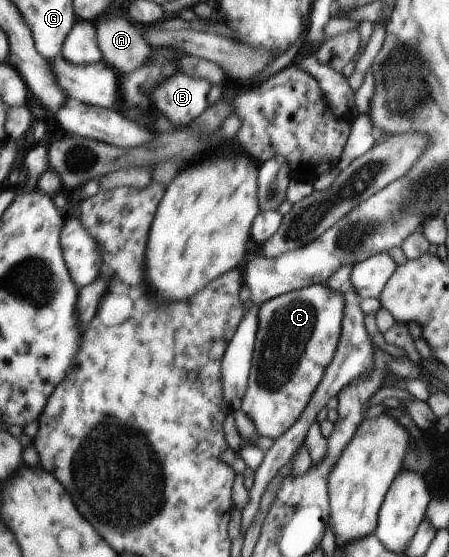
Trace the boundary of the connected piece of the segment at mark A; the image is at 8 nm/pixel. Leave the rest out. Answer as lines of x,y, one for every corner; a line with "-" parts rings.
117,16
112,19
107,18
104,22
95,23
103,60
115,70
120,70
122,76
142,68
154,56
154,47
145,42
142,30
128,17

